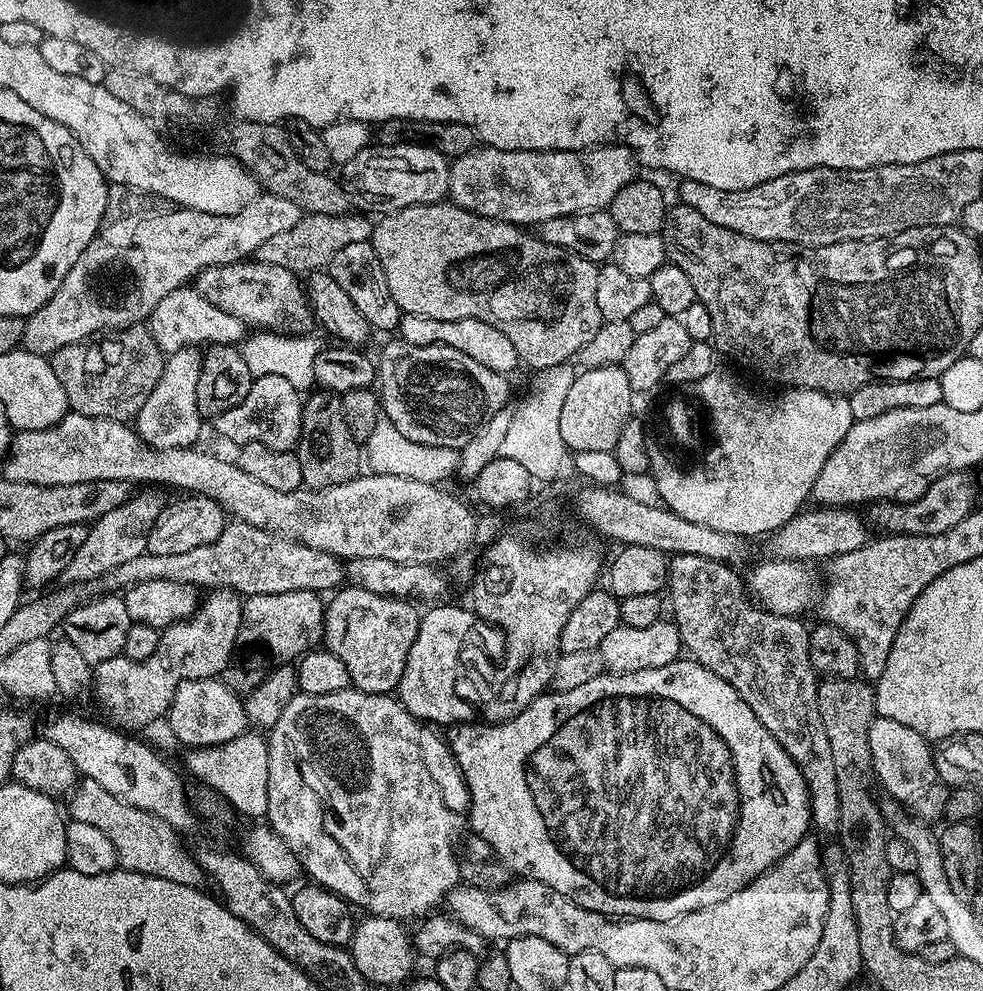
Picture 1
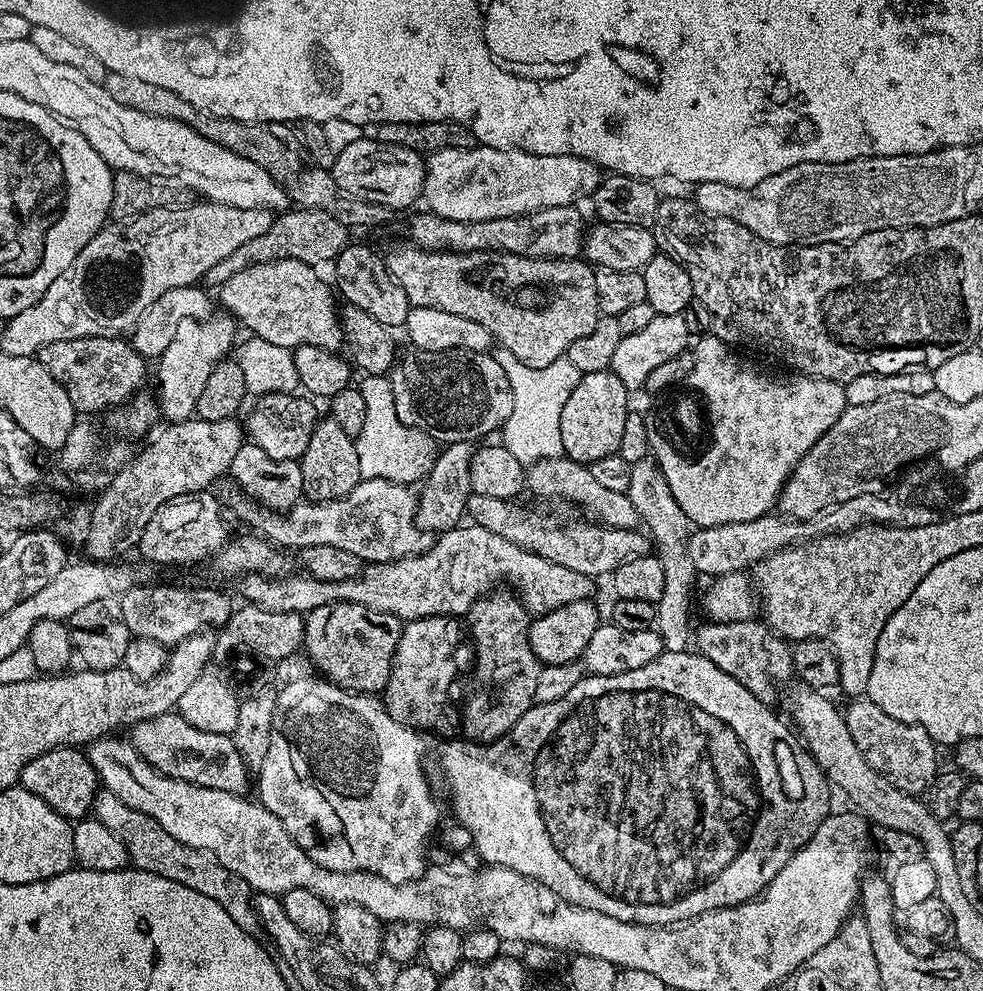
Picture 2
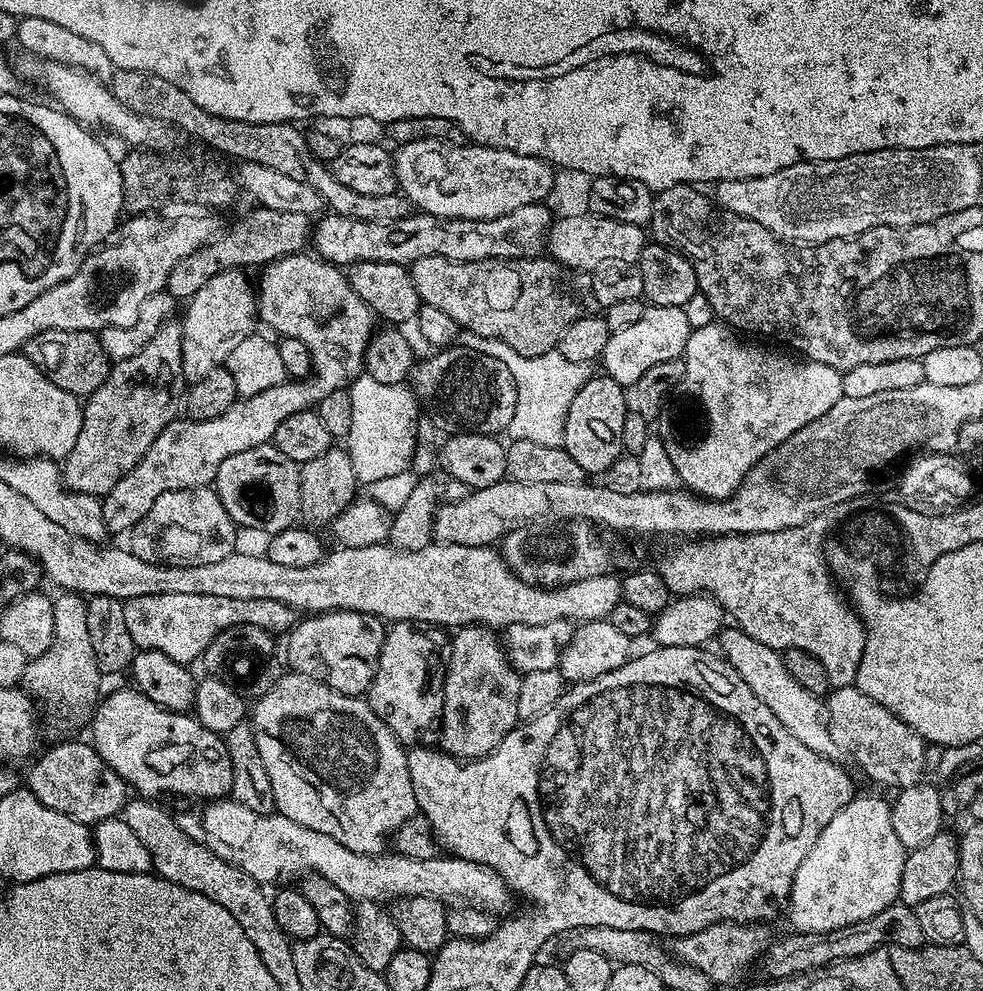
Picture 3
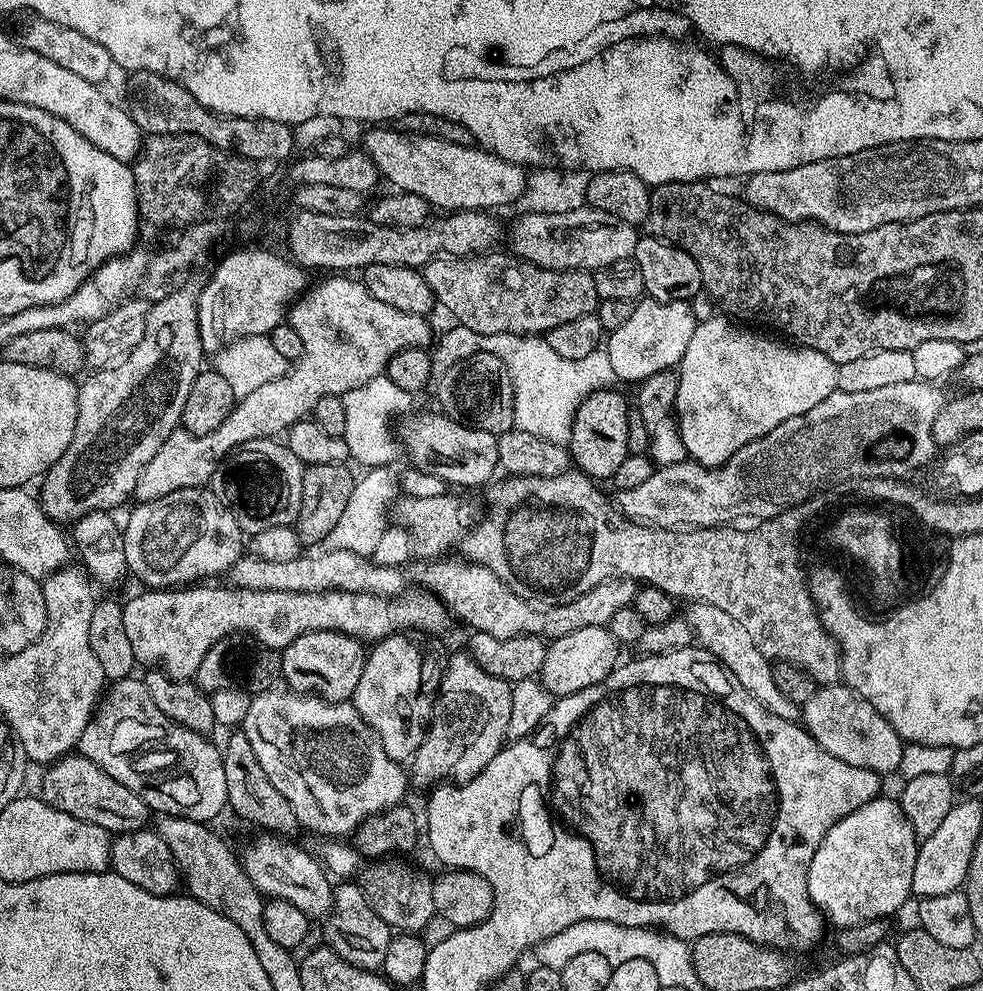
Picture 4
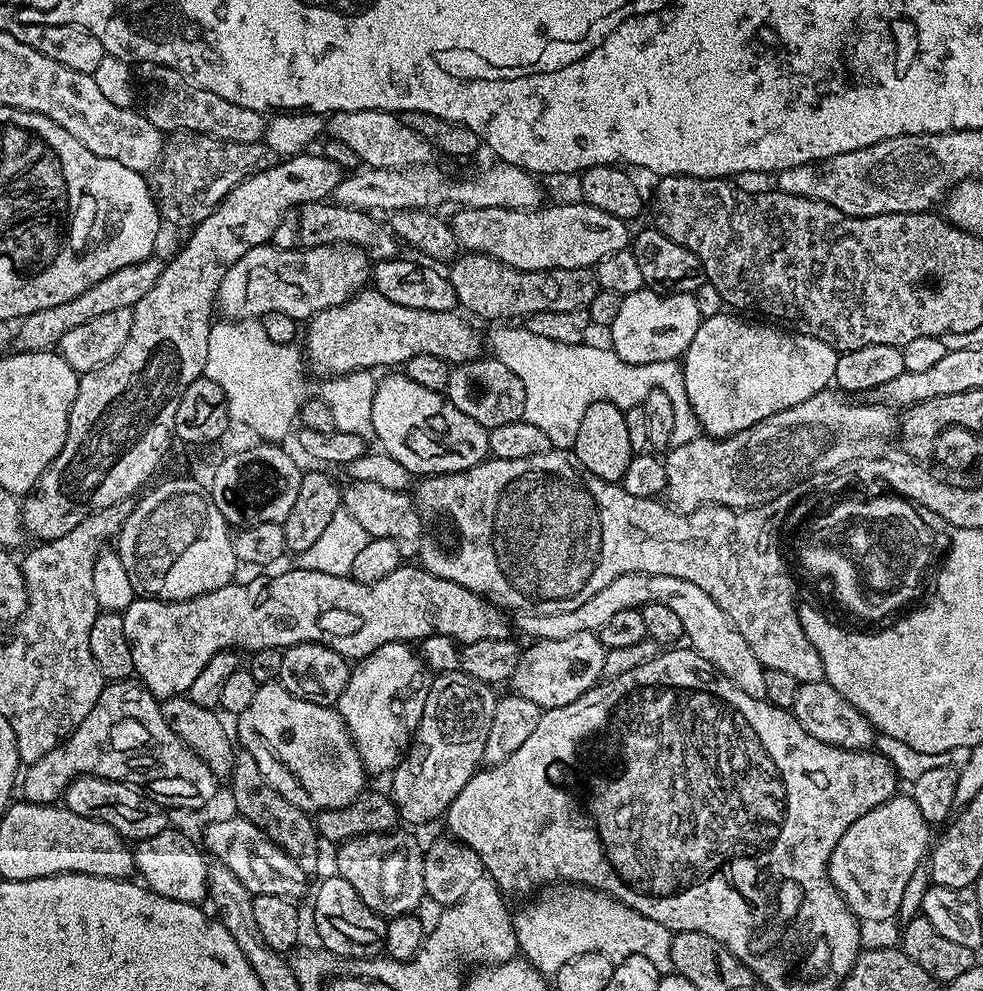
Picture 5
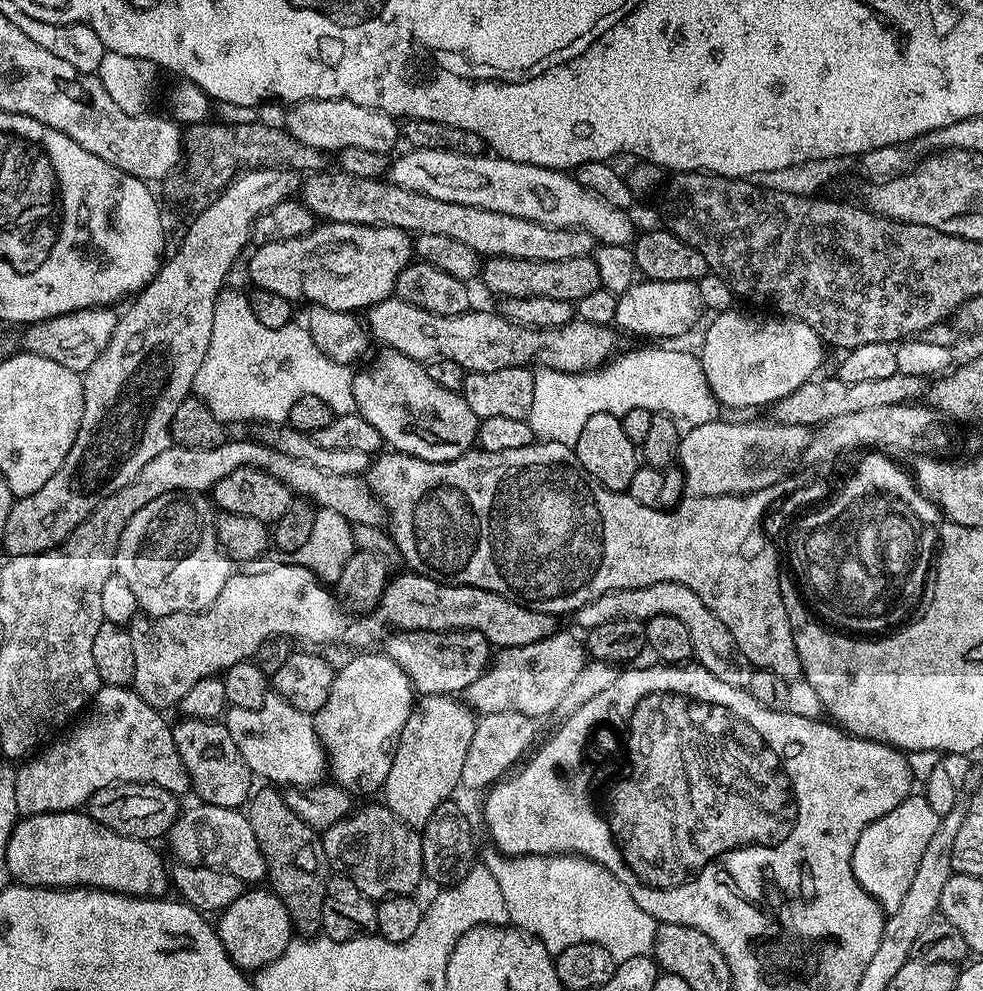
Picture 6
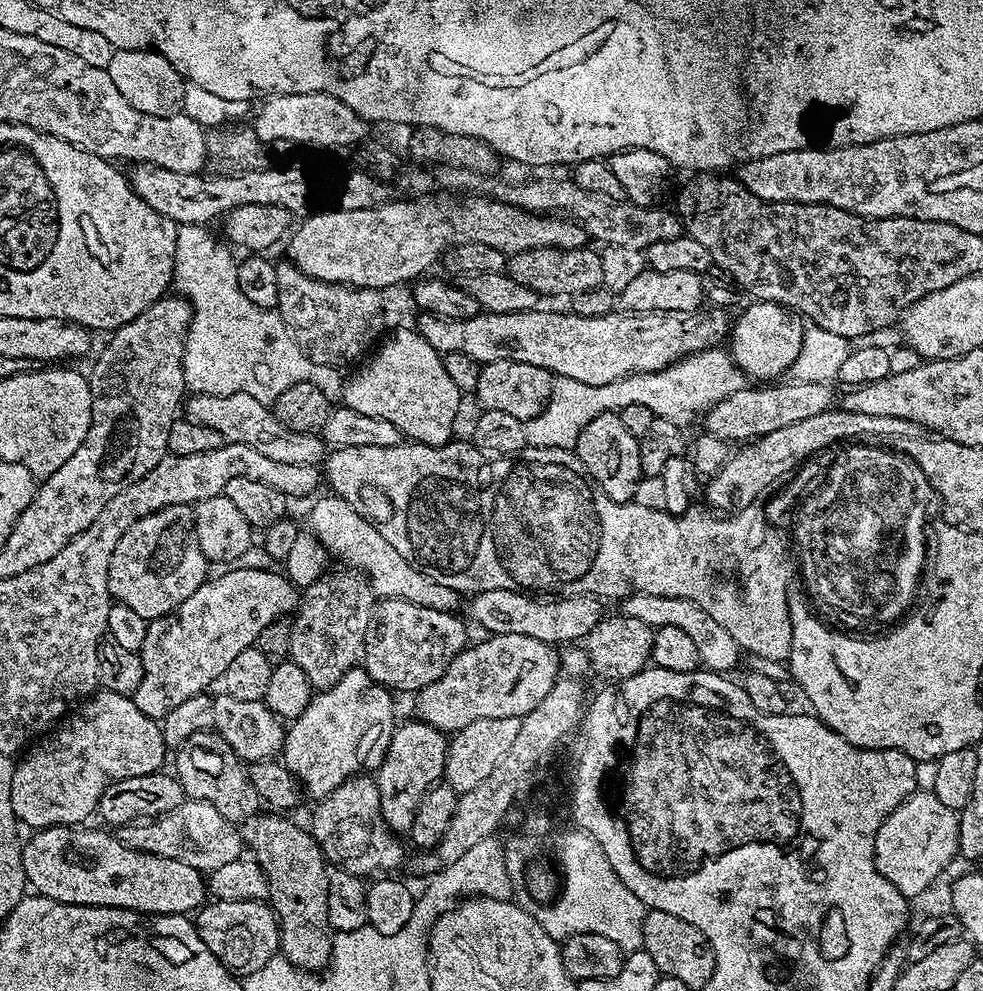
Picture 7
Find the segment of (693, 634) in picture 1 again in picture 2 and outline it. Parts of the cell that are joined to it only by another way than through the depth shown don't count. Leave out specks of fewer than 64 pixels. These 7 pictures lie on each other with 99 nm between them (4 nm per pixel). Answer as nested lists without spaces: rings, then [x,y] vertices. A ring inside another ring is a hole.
[[[756,618],[717,624],[704,622],[700,629],[695,629],[694,644],[701,656],[710,658],[718,670],[726,670],[726,674],[742,682],[750,694],[757,696],[766,705],[771,705],[776,696],[772,679],[775,676],[793,675],[792,644]]]

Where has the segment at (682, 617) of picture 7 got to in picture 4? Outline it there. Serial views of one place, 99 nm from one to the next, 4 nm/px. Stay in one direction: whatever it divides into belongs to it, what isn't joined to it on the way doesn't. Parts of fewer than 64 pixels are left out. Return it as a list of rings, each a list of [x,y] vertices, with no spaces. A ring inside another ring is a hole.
[[[432,558],[427,562],[416,562],[420,564],[413,563],[407,569],[407,571],[409,570],[408,576],[416,583],[413,585],[419,586],[435,596],[455,619],[457,616],[462,623],[469,624],[469,629],[485,632],[494,638],[514,638],[515,636],[555,638],[574,634],[574,630],[582,630],[582,626],[606,626],[610,622],[610,618],[614,618],[614,614],[618,614],[618,610],[631,605],[638,587],[637,581],[631,580],[629,576],[615,576],[606,582],[598,582],[598,586],[594,586],[594,590],[586,590],[586,594],[582,594],[565,604],[553,604],[547,609],[549,612],[543,612],[540,609],[543,607],[514,594],[514,590],[510,590],[510,586],[506,586],[506,582],[502,582],[502,578],[498,578],[498,574],[494,574],[494,570],[481,564],[475,564],[473,560],[467,558],[448,559],[452,558]],[[698,600],[689,603],[687,608],[686,619],[688,625],[692,627],[695,643],[699,647],[708,649],[713,660],[719,660],[728,669],[732,679],[737,680],[761,706],[769,708],[782,718],[796,720],[798,705],[790,698],[786,698],[782,690],[778,690],[772,677],[772,664],[744,629],[742,622],[737,622],[732,615],[726,614],[726,610],[721,610],[718,606],[710,606],[710,602]]]

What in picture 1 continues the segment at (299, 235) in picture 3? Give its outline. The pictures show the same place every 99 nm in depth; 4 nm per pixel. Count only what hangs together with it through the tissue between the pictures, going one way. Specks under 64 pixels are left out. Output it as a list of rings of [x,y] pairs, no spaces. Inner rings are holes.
[[[304,214],[290,230],[282,230],[275,238],[270,238],[258,246],[254,259],[266,266],[282,266],[282,270],[290,270],[297,274],[307,274],[327,269],[332,263],[334,254],[342,250],[342,246],[350,246],[350,242],[369,242],[372,239],[373,221],[364,214]]]

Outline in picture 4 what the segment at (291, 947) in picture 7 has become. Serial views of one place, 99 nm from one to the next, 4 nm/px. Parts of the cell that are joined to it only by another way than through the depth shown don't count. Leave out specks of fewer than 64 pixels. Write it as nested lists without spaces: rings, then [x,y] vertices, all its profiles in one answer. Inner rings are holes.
[[[242,730],[229,731],[227,736],[228,741],[222,744],[220,757],[222,758],[222,770],[226,770],[228,808],[231,811],[236,811],[242,819],[249,820],[250,823],[257,824],[260,828],[273,828],[276,834],[282,834],[278,832],[297,831],[296,815],[290,806],[290,802],[286,802],[286,798],[282,798],[282,794],[278,794],[274,782],[270,782],[270,778],[266,778],[266,770],[262,770],[262,762],[258,762],[257,756],[250,746],[250,738],[246,738],[246,734]]]

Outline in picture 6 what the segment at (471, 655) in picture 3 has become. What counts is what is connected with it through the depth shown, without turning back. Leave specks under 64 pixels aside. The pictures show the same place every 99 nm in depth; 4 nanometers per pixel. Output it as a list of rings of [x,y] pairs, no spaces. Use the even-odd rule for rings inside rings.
[[[452,694],[421,695],[413,703],[382,789],[383,803],[409,828],[423,829],[430,814],[442,802],[453,799],[452,791],[461,787],[462,765],[466,762],[466,750],[470,750],[470,738],[474,738],[477,719],[477,713]]]

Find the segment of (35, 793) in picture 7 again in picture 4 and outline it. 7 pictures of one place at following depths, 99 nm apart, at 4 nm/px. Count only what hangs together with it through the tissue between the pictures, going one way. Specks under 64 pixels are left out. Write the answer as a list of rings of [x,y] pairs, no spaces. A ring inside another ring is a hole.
[[[129,678],[117,680],[103,693],[98,707],[92,713],[92,720],[82,730],[78,745],[79,755],[90,758],[94,766],[102,766],[114,782],[122,782],[126,790],[134,790],[142,802],[148,804],[153,813],[166,816],[181,816],[201,822],[212,819],[228,808],[228,791],[226,790],[226,770],[222,770],[221,749],[211,744],[203,732],[195,732],[186,726],[178,726],[150,698],[144,689],[143,679]]]

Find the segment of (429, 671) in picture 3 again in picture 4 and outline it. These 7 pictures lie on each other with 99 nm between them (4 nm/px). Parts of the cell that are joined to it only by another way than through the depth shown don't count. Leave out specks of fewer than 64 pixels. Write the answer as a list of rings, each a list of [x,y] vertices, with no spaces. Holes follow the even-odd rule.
[[[407,630],[391,632],[389,636],[375,641],[365,655],[362,678],[358,678],[358,686],[350,701],[358,710],[358,714],[378,734],[386,754],[397,762],[411,761],[418,746],[422,746],[436,705],[436,692],[440,689],[441,678],[444,677],[445,657],[443,655],[440,657],[439,650],[428,640],[431,639],[419,631]]]

